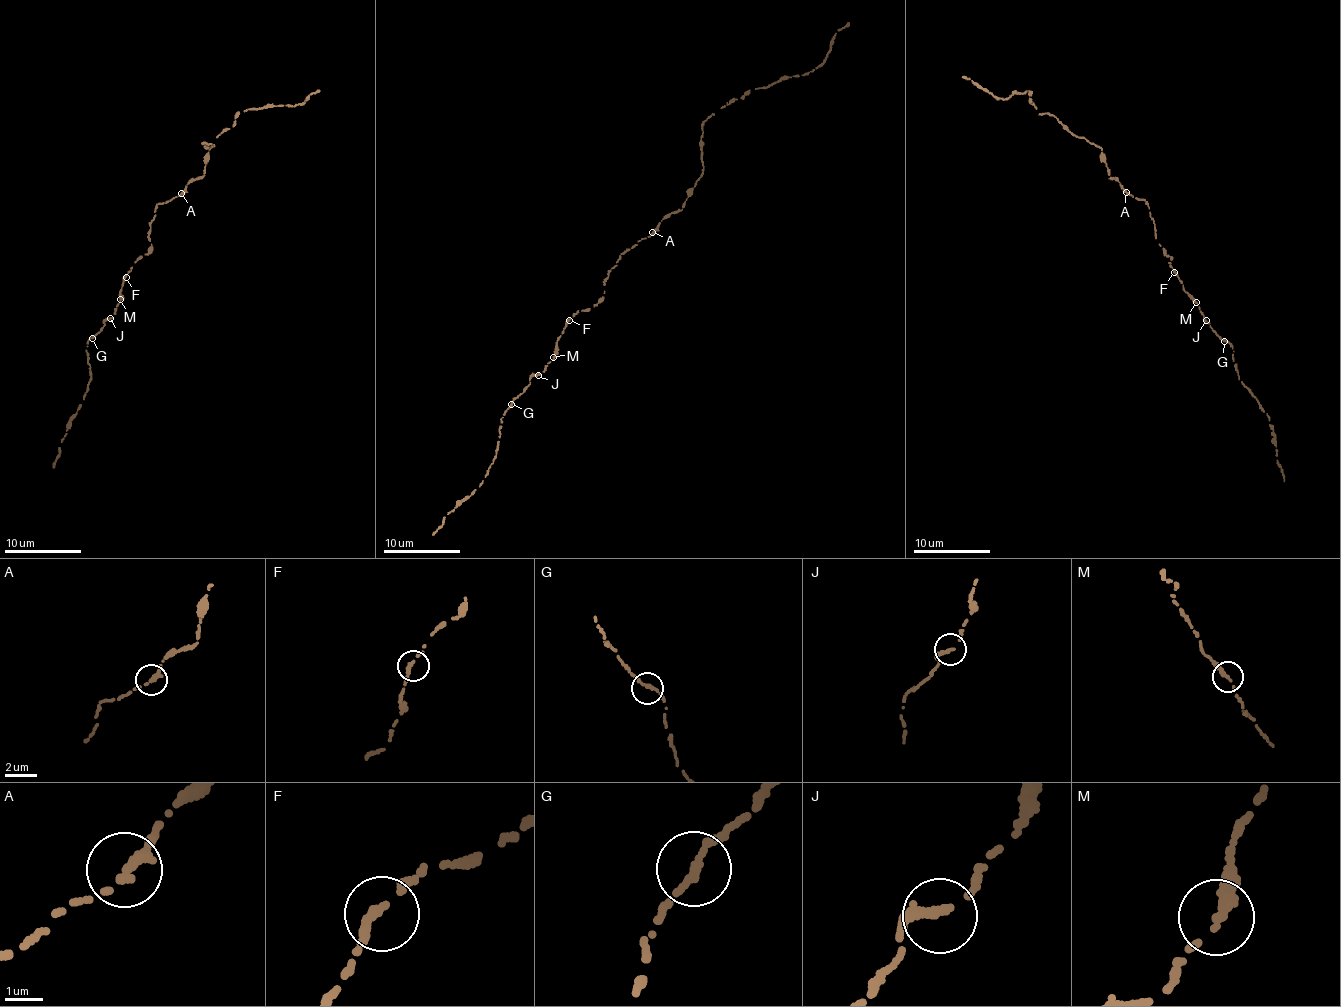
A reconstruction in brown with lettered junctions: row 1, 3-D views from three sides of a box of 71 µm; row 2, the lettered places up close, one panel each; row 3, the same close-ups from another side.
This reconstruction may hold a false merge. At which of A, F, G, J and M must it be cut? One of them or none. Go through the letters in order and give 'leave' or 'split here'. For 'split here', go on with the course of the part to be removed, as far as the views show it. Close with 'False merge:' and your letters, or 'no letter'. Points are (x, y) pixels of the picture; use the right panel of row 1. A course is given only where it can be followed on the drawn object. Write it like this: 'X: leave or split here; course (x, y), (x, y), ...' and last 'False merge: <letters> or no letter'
A: leave
F: leave
G: leave
J: leave
M: leave
False merge: no letter

